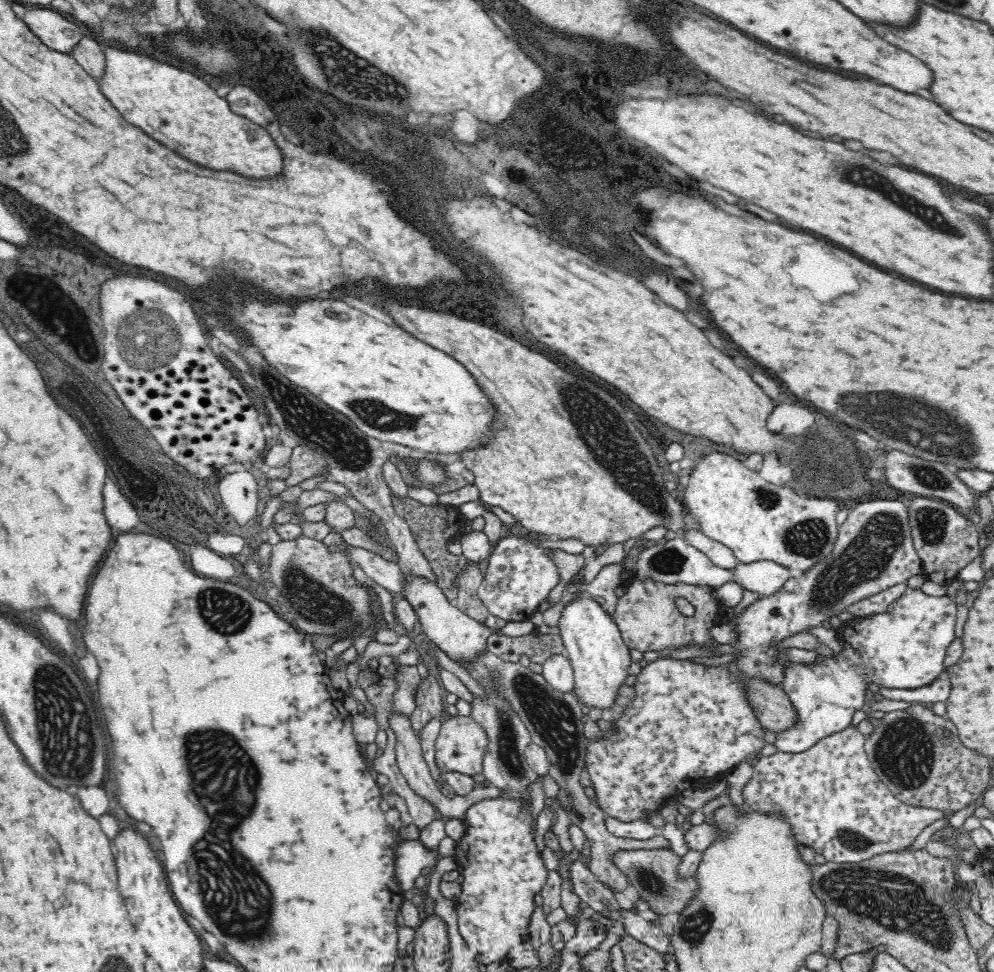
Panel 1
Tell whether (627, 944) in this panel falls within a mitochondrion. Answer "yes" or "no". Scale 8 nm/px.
no

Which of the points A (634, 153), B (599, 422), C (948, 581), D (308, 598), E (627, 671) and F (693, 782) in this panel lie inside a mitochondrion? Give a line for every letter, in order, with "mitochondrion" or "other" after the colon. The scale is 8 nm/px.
A: other
B: mitochondrion
C: other
D: mitochondrion
E: other
F: other

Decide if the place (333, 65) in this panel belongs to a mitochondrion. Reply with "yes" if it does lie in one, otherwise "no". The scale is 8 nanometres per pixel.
yes

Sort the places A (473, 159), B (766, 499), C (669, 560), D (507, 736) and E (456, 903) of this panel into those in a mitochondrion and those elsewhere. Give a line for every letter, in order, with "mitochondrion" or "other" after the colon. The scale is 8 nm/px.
A: other
B: mitochondrion
C: mitochondrion
D: mitochondrion
E: other

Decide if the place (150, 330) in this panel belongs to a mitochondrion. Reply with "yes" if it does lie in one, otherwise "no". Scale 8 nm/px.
yes

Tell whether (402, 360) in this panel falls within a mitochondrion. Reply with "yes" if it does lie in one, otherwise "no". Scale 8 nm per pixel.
no

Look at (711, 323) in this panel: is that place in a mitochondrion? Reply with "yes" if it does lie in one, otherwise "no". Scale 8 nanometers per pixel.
no

